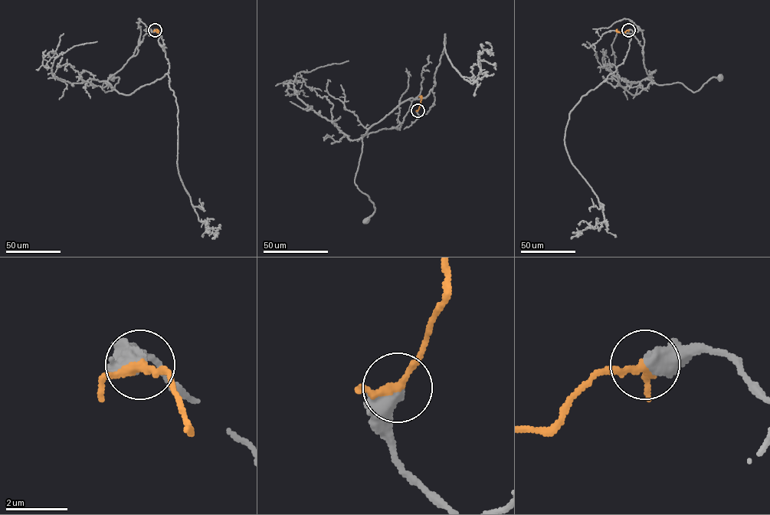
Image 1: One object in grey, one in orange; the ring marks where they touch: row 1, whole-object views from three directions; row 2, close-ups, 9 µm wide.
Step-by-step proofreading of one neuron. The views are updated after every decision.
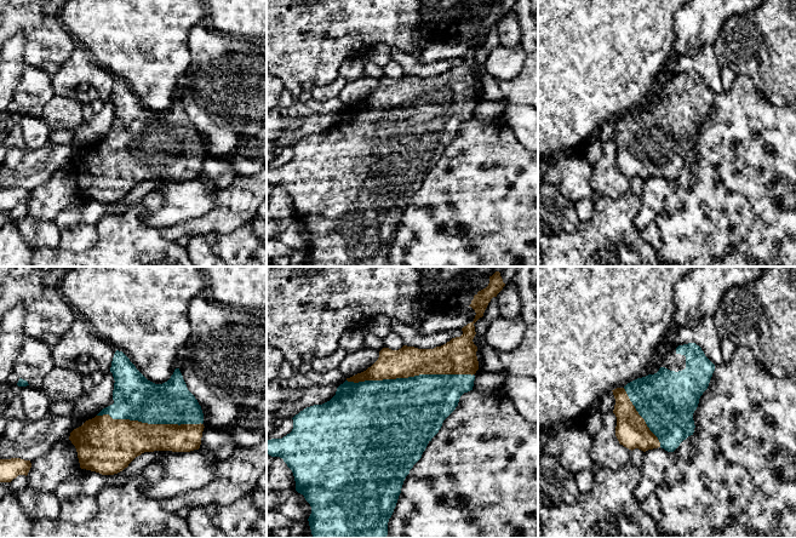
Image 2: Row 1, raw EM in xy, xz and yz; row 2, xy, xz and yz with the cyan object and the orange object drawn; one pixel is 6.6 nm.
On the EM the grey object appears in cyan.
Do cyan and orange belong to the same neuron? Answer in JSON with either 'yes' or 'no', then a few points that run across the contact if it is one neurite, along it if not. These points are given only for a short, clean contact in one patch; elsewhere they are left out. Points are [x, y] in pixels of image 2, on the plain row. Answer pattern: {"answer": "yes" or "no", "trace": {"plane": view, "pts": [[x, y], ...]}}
{"answer": "yes"}

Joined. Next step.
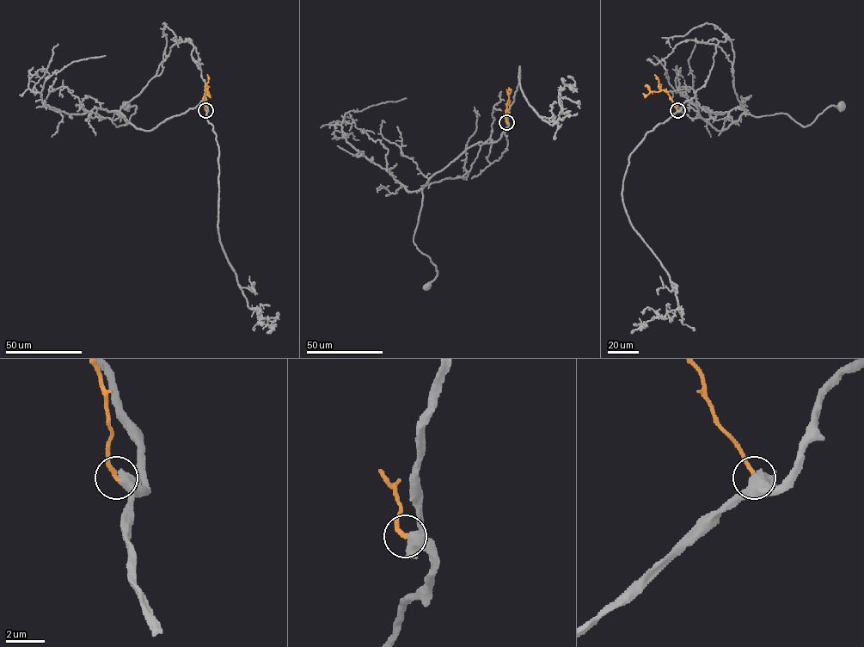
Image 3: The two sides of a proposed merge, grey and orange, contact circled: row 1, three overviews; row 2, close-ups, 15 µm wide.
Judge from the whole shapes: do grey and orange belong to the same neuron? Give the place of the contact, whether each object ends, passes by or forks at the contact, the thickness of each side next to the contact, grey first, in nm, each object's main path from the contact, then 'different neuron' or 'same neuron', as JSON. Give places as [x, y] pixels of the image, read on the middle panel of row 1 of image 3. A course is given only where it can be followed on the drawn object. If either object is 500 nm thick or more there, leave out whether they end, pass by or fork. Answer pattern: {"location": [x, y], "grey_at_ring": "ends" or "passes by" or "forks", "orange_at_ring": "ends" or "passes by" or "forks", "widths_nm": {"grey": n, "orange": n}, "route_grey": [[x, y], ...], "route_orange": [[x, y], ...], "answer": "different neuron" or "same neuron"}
{"location": [506, 122], "widths_nm": {"grey": 700, "orange": 240}, "route_grey": [[506, 122], [498, 139], [467, 148], [422, 188], [413, 243], [436, 267], [436, 277], [427, 285]], "route_orange": [[506, 122], [505, 114], [510, 93], [508, 88]], "answer": "same neuron"}

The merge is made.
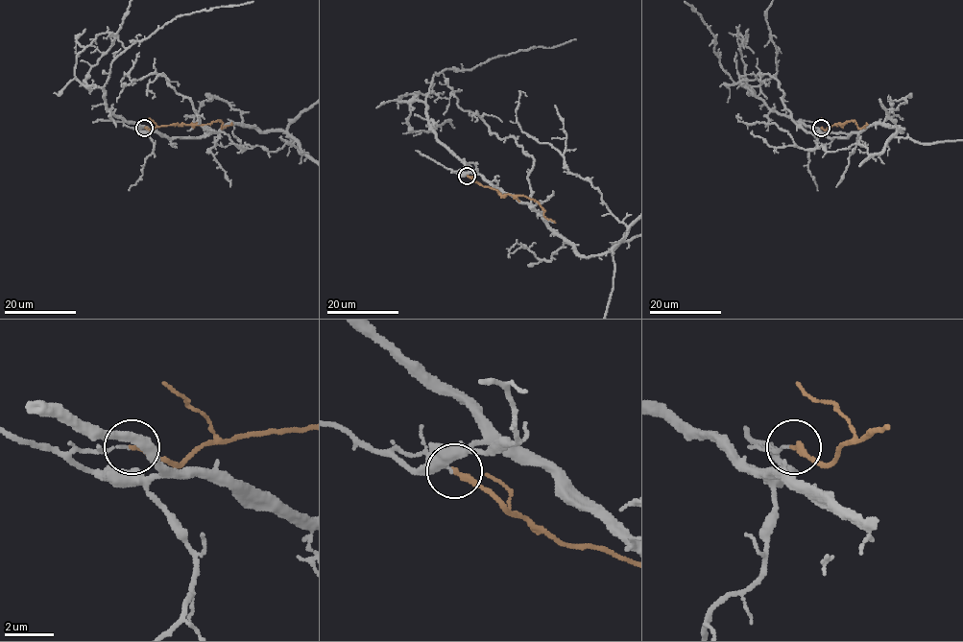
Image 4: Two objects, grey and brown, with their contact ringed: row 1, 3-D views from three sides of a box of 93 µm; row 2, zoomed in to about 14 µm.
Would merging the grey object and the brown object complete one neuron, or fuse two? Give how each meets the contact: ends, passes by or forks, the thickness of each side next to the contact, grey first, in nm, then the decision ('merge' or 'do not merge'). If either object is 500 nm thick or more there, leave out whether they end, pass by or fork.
grey ends; brown ends; calibres 90 and 280 nm; do not merge

